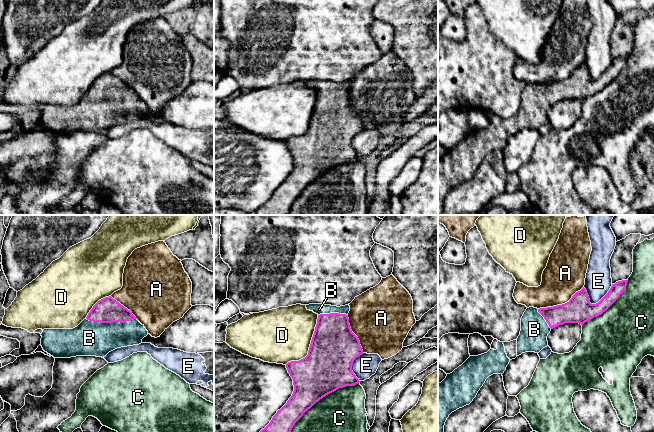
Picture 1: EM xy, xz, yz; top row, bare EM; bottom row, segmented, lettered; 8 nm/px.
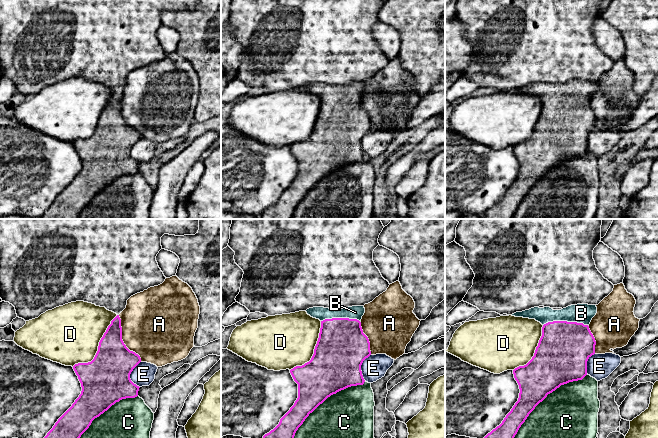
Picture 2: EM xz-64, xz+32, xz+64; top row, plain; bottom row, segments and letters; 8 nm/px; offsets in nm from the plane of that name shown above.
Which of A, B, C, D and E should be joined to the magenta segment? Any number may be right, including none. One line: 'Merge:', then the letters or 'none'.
Merge: B

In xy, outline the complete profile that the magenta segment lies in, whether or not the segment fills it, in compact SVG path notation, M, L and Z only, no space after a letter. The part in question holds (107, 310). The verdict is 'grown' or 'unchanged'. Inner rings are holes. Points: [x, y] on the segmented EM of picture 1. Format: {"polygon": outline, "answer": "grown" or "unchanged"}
{"polygon": "M109 296L99 300L77 327L44 329L41 346L54 358L103 358L117 348L141 344L147 335L132 312Z", "answer": "grown"}

